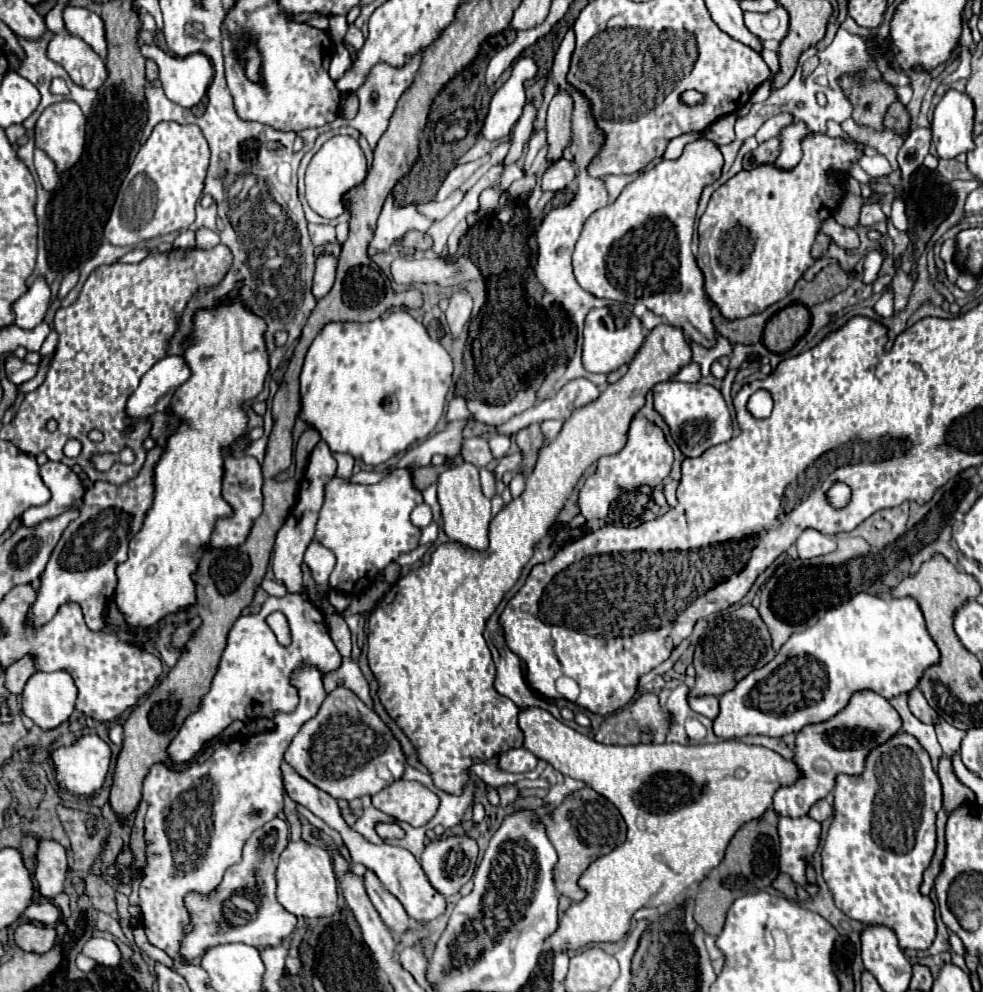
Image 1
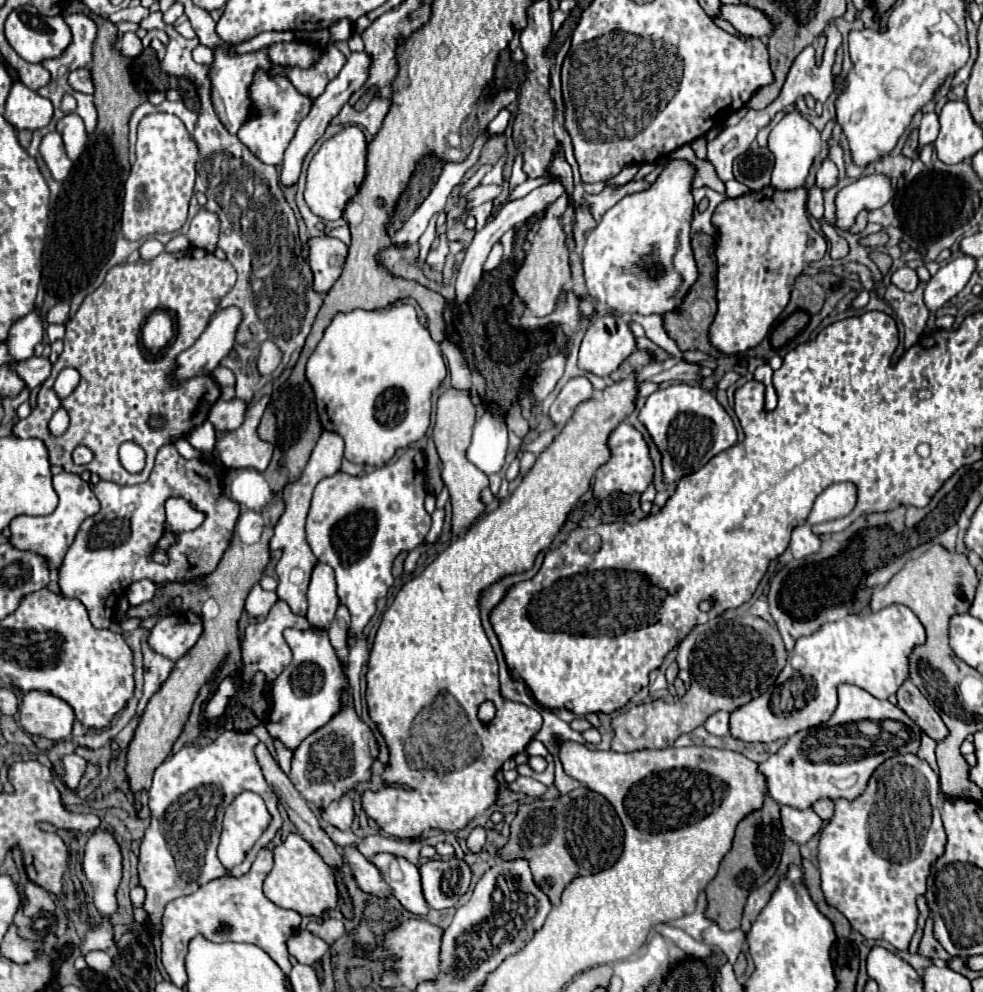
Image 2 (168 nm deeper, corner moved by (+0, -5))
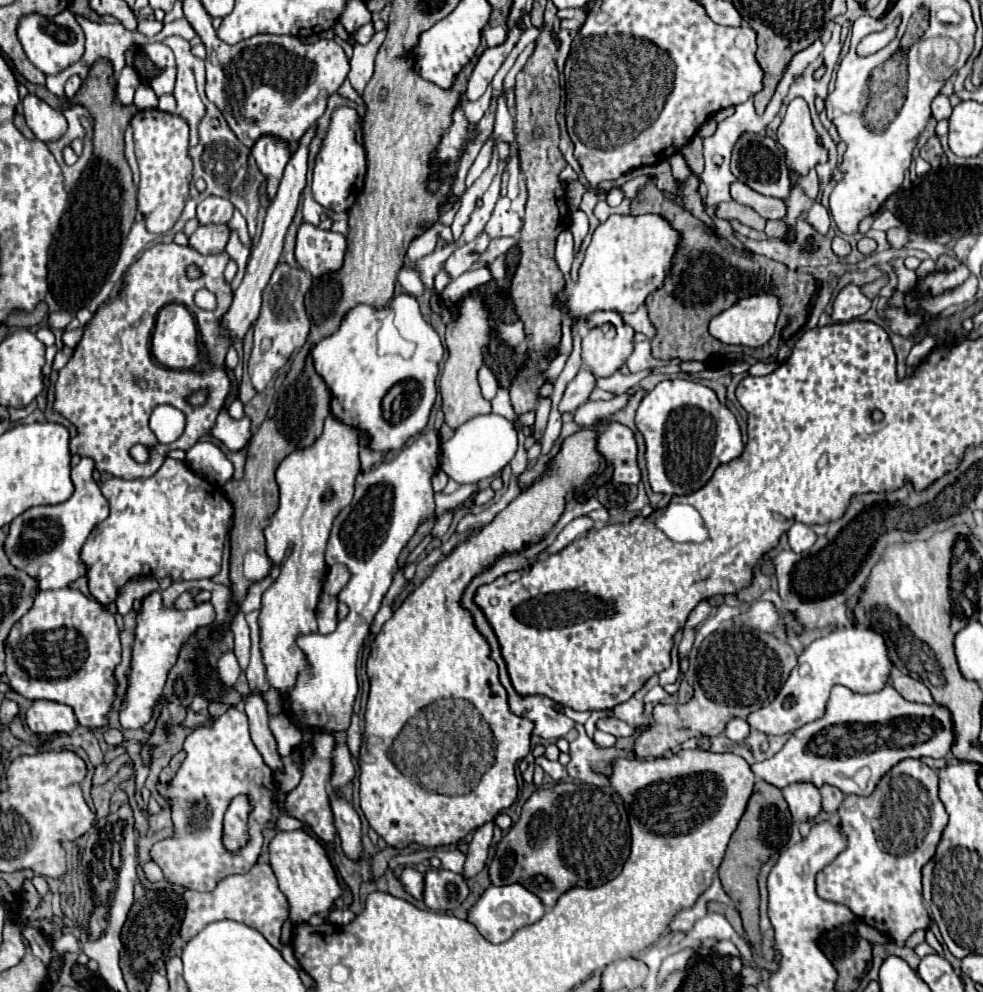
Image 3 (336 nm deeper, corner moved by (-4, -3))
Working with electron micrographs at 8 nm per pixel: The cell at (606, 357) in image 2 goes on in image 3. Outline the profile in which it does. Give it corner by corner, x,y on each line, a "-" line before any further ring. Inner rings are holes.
601,324
591,328
583,338
583,352
581,352
583,364
595,374
595,378
607,378
615,374
633,352
633,334
635,332
629,324
623,324
619,328
615,328
613,324

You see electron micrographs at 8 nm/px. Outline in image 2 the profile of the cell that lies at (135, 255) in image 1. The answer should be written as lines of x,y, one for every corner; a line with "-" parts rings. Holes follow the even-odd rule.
149,238
149,240
145,240
143,246
139,248
139,254
141,254
141,260
143,260
143,262
151,262
151,260
157,258
163,250
165,250
165,246
163,246
159,240

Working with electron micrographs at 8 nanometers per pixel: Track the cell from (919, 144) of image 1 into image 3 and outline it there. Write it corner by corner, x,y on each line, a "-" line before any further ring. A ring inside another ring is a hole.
937,94
933,104
931,104
931,110
933,110
933,118
935,120
943,120
943,118
949,118
951,116
951,102
945,94

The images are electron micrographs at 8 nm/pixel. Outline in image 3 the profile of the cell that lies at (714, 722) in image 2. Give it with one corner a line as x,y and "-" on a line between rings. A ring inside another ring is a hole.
735,718
735,720
731,720
731,722
727,724
725,736
727,736
729,740
733,740
733,742
741,742
741,740
745,740
745,738
749,736
749,732
751,732
751,728
749,728
747,720

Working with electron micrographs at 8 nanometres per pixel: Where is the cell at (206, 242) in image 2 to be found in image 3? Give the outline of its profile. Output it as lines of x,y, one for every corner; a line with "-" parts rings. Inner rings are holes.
207,196
197,206
197,218
201,224
227,224
233,216
233,204
221,196

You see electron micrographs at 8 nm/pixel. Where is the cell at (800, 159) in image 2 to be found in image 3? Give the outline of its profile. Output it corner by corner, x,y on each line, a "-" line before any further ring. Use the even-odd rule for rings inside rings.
795,98
789,102
787,114
777,130
777,142
785,148
795,176
805,176
809,168
813,168
827,156
817,140
809,116
809,106
803,98

